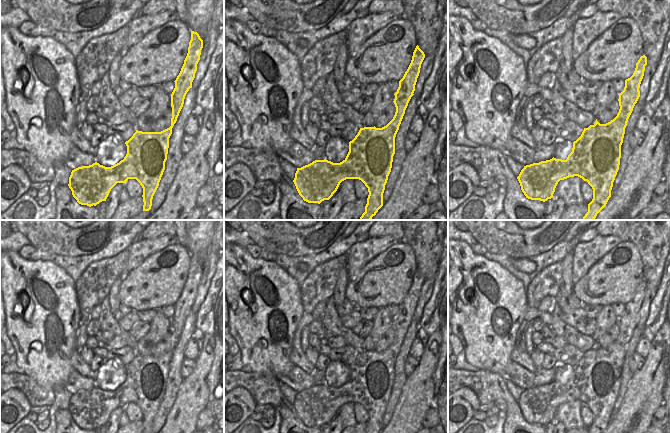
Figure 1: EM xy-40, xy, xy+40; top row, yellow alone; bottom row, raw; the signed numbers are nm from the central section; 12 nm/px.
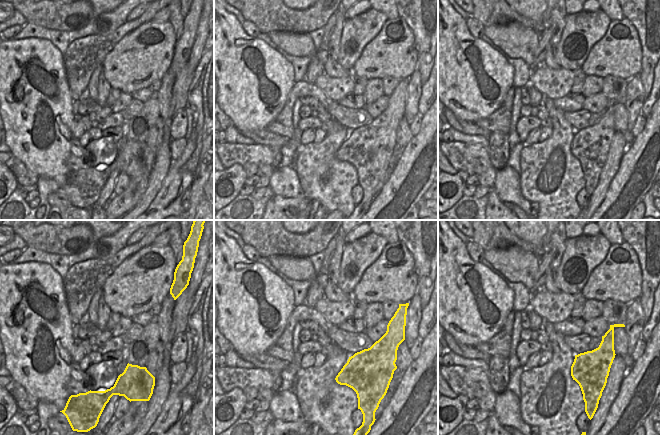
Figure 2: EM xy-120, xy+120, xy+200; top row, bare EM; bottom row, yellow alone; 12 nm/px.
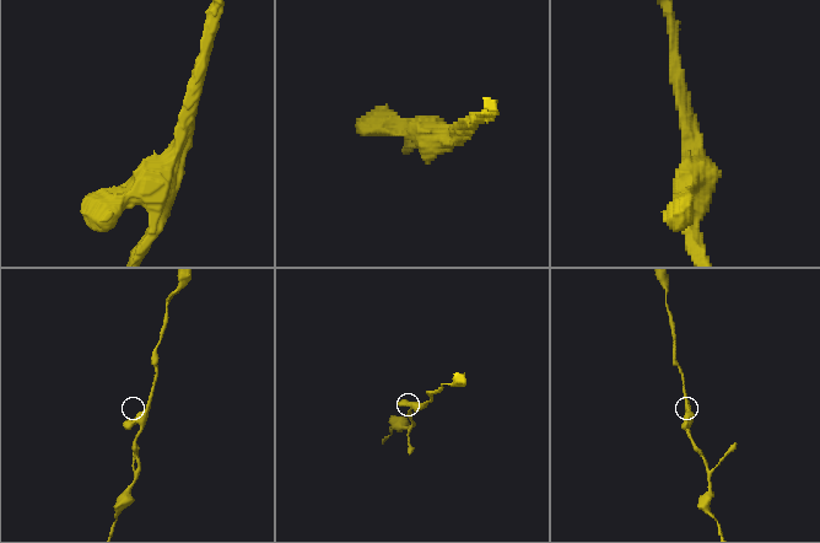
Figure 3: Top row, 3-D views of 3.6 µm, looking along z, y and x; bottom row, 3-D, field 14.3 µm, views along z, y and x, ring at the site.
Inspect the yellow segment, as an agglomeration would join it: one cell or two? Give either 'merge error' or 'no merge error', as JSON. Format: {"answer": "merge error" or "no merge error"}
{"answer": "no merge error"}

